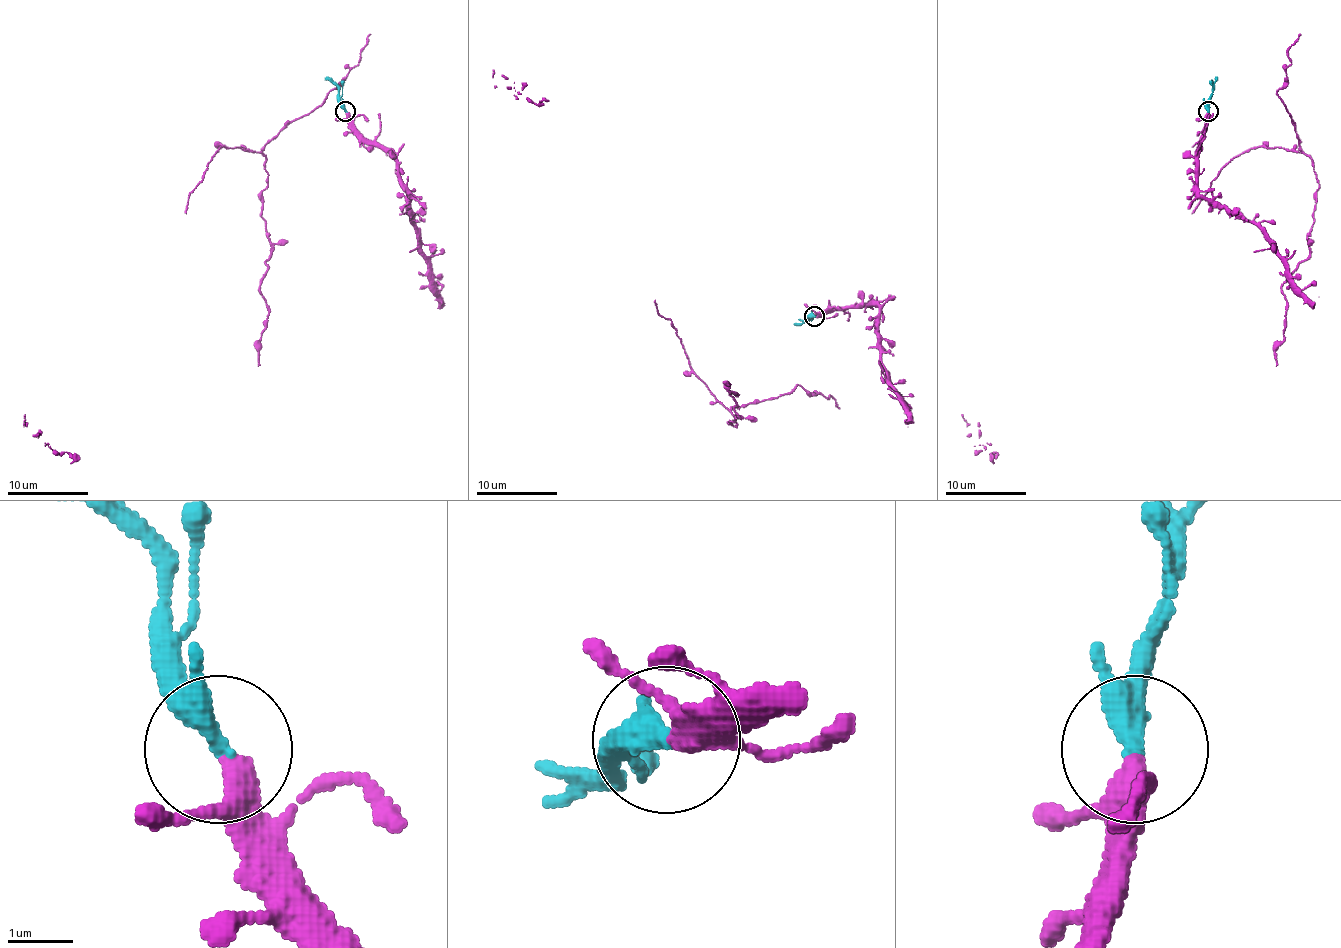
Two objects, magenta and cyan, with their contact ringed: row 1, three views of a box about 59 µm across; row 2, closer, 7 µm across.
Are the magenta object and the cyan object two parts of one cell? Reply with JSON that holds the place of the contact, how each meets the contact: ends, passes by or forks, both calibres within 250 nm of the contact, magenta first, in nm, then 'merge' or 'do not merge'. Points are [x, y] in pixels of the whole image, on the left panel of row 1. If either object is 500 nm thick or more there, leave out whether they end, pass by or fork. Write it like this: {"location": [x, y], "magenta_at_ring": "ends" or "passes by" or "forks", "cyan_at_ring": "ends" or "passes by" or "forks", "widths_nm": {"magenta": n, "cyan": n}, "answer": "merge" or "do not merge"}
{"location": [345, 111], "magenta_at_ring": "passes by", "cyan_at_ring": "passes by", "widths_nm": {"magenta": 300, "cyan": 280}, "answer": "merge"}

